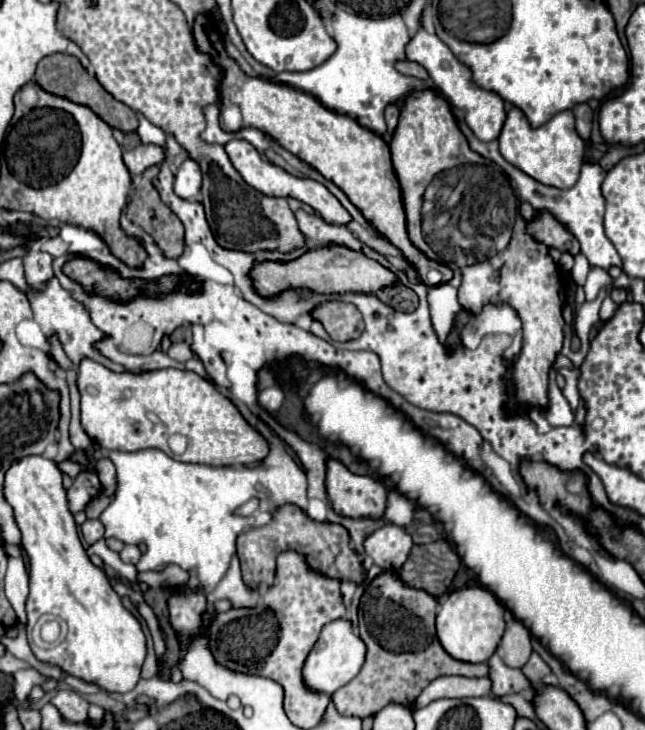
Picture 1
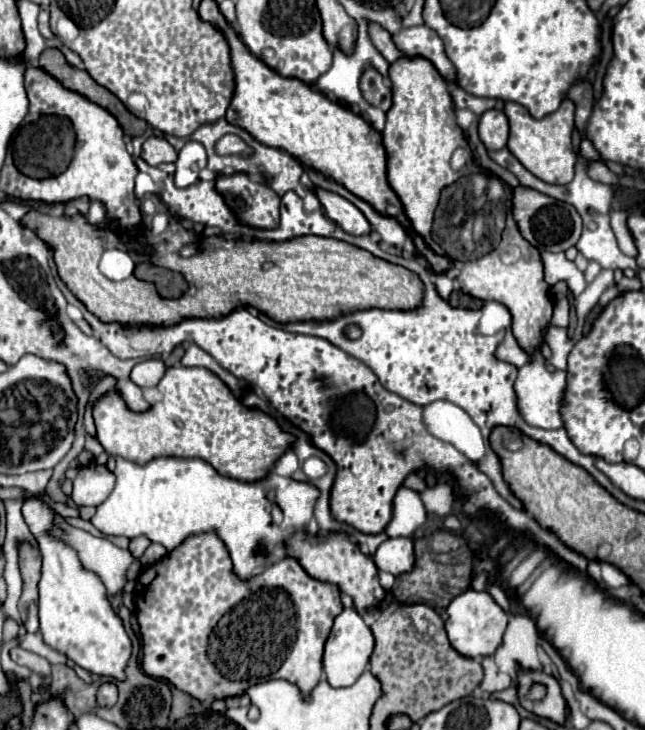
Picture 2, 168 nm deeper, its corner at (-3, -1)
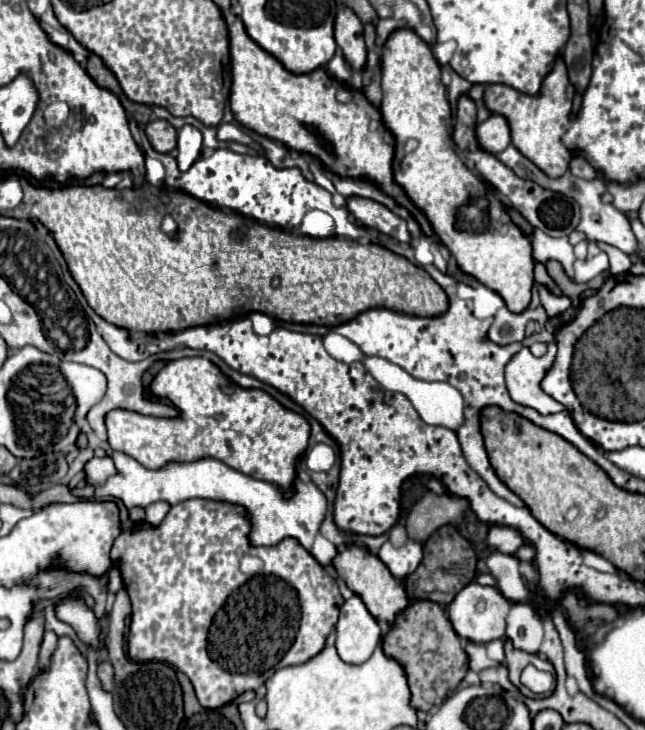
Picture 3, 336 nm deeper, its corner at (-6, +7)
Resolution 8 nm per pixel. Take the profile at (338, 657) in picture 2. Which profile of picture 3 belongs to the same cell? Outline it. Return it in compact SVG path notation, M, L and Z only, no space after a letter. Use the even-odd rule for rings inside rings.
M350 597L336 625L336 651L344 663L364 663L380 643L382 631L360 597Z

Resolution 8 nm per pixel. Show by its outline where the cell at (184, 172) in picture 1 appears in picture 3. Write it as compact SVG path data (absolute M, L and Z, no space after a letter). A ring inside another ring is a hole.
M184 125L178 131L178 169L180 171L188 171L202 155L202 135L196 127L192 125Z

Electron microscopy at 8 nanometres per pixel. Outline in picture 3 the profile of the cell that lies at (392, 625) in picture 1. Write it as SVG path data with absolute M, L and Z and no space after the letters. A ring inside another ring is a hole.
M410 603L402 613L396 615L396 621L382 637L382 649L388 657L396 659L404 667L412 693L410 705L416 711L430 711L434 707L440 707L448 693L460 685L470 669L468 655L460 645L460 637L452 629L450 619L438 603Z

